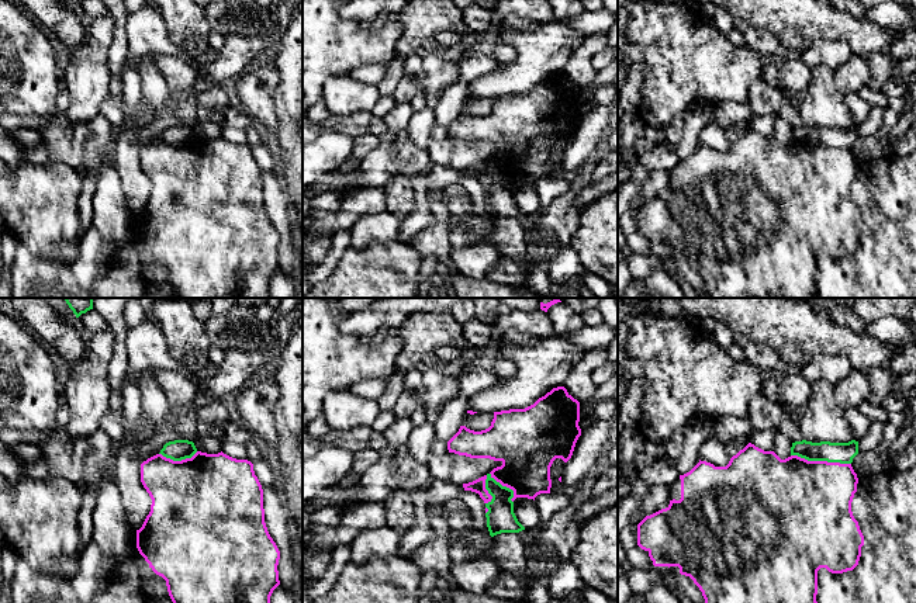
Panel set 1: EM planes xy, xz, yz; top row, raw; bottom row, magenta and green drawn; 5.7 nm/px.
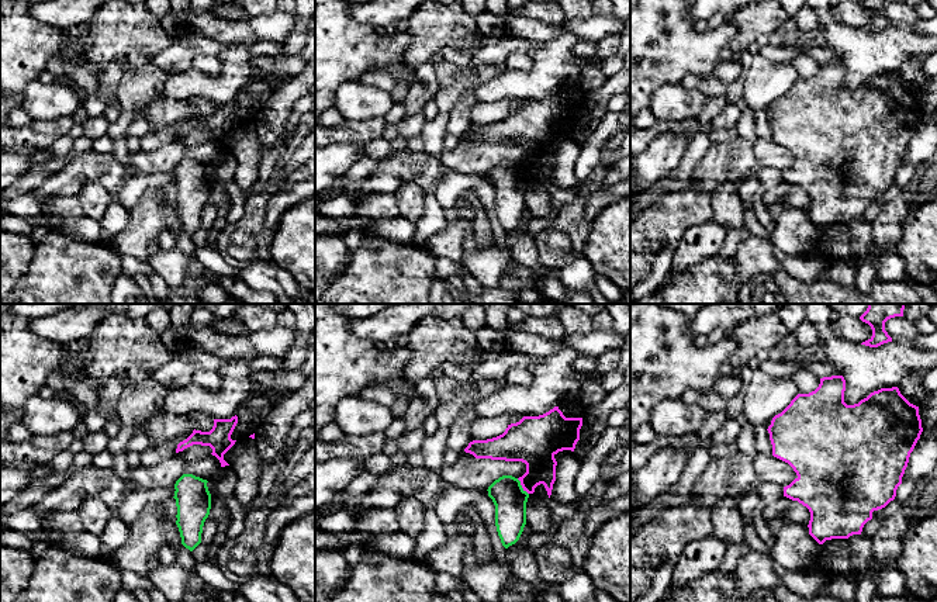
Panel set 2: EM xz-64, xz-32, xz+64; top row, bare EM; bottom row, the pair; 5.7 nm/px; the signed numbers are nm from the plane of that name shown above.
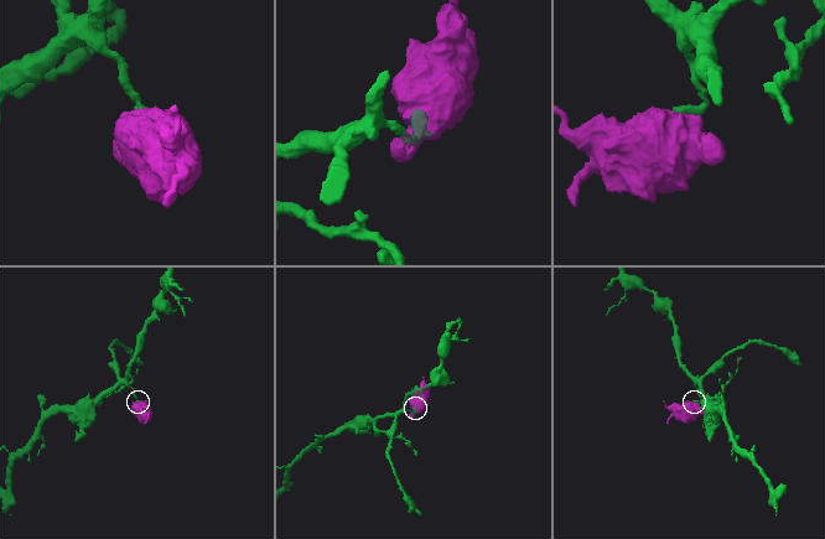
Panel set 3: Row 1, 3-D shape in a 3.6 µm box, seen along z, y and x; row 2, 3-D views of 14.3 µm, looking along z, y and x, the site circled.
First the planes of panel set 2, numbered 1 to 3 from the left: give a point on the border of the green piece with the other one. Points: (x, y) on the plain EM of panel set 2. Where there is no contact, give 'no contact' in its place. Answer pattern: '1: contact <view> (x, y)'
1: no contact
2: contact xz-32 (522, 172)
3: no contact

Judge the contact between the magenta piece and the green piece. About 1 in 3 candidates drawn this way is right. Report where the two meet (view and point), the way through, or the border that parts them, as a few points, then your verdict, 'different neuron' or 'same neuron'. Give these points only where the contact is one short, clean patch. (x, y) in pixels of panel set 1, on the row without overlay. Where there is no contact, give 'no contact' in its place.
contact yz (821, 146); border yz (791, 139), (812, 146), (850, 149); different neuron

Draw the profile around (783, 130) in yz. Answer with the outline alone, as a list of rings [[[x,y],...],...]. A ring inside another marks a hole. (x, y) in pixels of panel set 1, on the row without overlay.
[[[777,115],[772,136],[781,145],[785,145],[785,143],[791,142],[791,132],[792,132],[792,127],[785,119],[782,119],[781,117]]]

